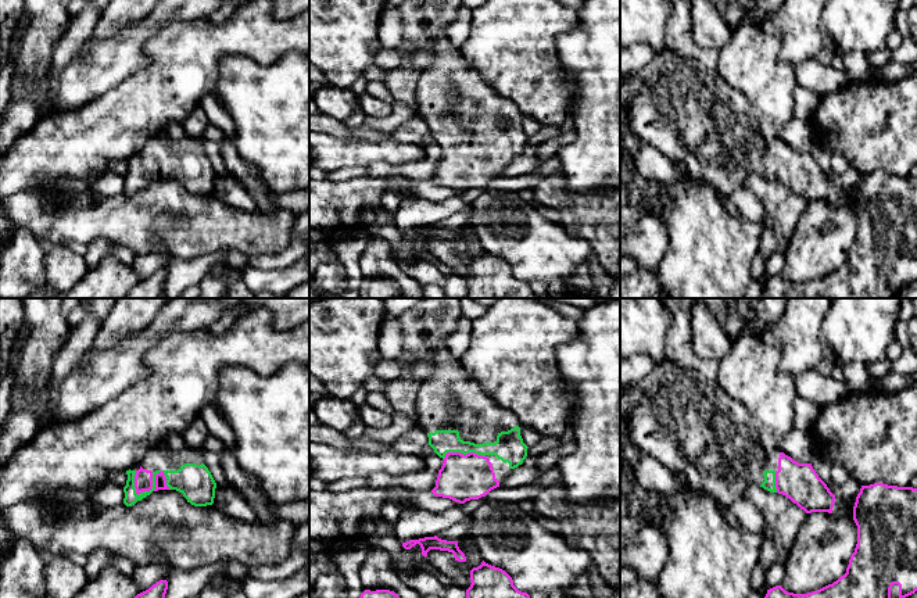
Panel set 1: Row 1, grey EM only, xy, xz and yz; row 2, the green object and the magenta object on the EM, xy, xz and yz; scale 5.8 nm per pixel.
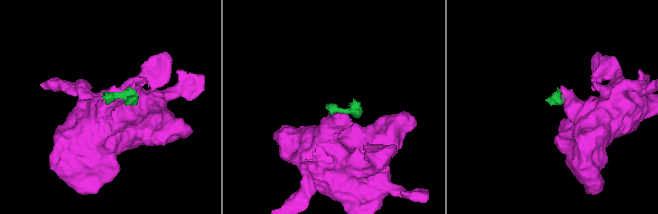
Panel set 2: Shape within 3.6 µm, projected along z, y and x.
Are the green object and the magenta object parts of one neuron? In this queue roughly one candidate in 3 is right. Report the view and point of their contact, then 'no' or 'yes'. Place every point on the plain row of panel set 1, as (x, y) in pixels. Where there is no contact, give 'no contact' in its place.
xy (153, 176) | yes

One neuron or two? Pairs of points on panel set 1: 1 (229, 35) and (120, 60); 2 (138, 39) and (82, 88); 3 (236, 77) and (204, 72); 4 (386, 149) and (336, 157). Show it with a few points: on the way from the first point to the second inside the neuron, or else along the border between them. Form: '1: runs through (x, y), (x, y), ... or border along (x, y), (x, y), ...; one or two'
1: border along (164, 27), (144, 46), (147, 61), (125, 79); two
2: runs through (124, 50), (96, 74); one
3: border along (243, 54), (228, 54), (221, 61), (212, 92); two
4: runs through (373, 150), (348, 153); one

